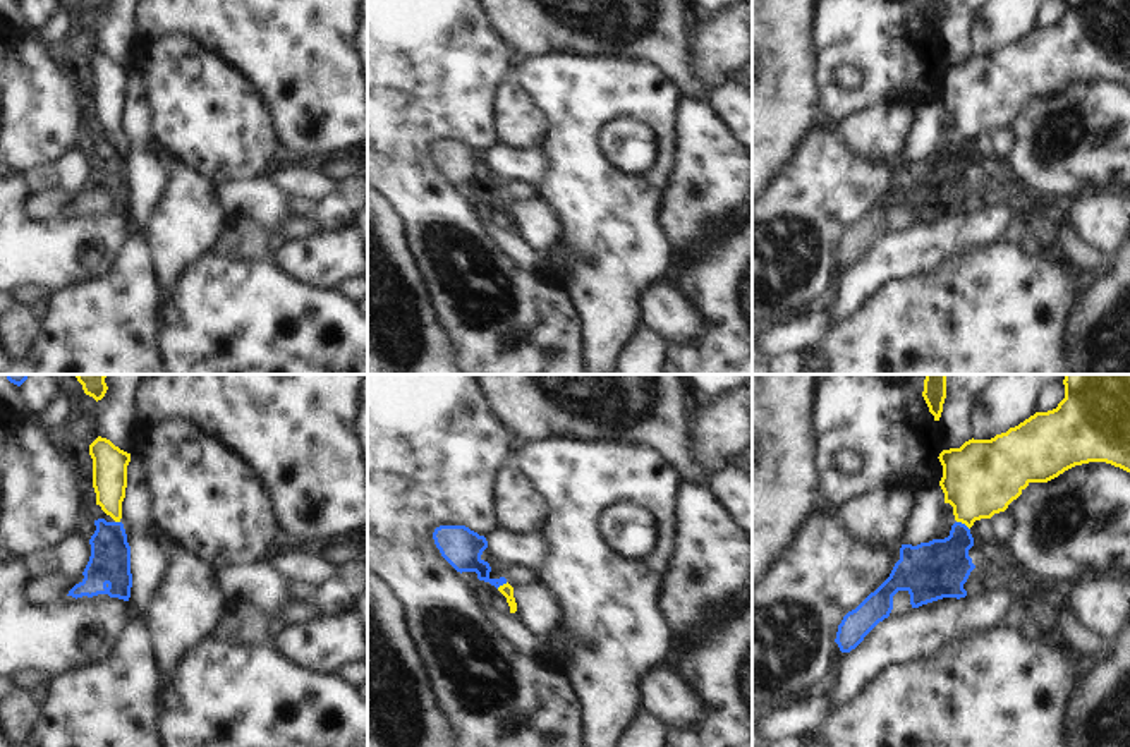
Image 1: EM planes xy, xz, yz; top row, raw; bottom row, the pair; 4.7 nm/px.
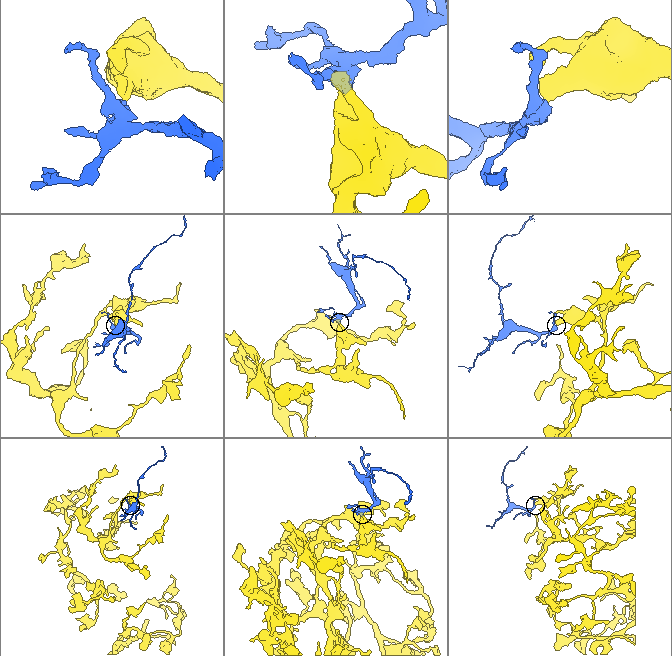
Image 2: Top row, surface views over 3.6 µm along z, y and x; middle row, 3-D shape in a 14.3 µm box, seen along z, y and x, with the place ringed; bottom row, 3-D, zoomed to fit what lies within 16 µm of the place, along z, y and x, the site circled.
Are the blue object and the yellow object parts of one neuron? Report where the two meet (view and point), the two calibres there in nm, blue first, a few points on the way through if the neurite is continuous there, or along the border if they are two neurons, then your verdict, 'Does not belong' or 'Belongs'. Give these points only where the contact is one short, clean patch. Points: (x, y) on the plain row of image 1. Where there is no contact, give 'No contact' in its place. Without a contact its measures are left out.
Touches blue at yz (964, 139). Thickness 280 nm (blue) against 360 nm. Boundary: yz (957, 136), (969, 145). Does not belong

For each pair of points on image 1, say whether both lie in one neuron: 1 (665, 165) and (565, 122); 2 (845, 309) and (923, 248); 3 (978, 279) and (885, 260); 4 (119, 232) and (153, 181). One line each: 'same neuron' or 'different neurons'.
1: same neuron
2: same neuron
3: different neurons
4: different neurons

